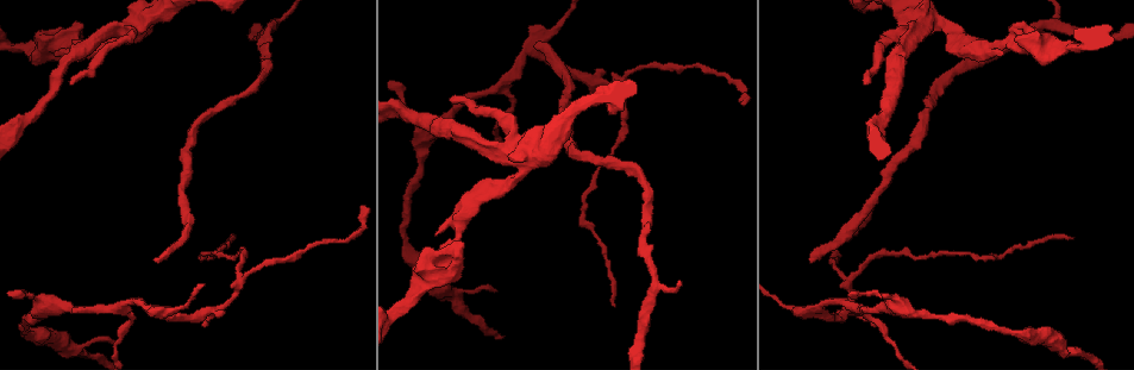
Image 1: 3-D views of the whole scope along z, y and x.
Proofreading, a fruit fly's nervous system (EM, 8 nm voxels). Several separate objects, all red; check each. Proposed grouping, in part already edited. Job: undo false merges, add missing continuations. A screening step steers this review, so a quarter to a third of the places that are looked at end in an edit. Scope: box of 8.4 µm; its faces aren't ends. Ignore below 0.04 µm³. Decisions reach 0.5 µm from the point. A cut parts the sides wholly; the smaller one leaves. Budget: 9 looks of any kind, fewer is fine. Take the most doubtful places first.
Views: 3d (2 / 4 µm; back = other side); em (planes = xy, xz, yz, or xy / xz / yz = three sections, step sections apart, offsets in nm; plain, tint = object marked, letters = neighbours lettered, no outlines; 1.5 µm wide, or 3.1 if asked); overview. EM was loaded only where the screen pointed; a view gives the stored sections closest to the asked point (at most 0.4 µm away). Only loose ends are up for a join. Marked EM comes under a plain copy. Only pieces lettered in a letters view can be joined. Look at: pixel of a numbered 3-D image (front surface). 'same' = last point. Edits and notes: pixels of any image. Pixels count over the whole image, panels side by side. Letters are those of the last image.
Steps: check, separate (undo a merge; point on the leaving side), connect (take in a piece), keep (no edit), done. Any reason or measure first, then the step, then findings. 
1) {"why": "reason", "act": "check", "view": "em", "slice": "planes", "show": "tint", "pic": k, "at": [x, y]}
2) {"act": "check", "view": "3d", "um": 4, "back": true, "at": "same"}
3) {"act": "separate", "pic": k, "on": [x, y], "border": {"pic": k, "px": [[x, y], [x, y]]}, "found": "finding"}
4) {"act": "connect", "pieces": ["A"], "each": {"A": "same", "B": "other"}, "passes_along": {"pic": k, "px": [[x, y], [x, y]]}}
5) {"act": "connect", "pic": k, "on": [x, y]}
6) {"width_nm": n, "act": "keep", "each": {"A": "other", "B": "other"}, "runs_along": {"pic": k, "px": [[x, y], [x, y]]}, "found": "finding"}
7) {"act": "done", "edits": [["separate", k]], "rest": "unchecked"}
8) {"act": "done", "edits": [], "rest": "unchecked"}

{"why": "free end", "act": "check", "view": "3d", "um": 4, "pic": 1, "at": [158, 260]}

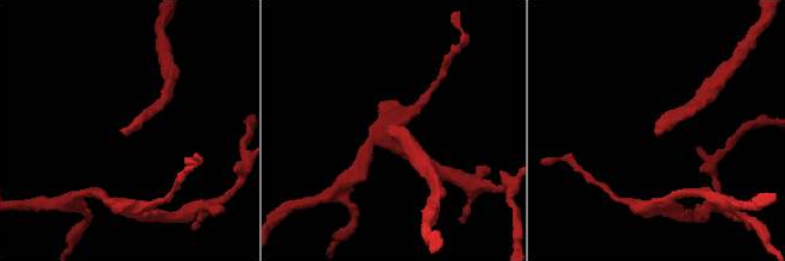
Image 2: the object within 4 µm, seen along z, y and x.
{"why": "shape alone is not enough", "act": "check", "view": "em", "slice": "planes", "show": "letters", "pic": 2, "at": [655, 134]}

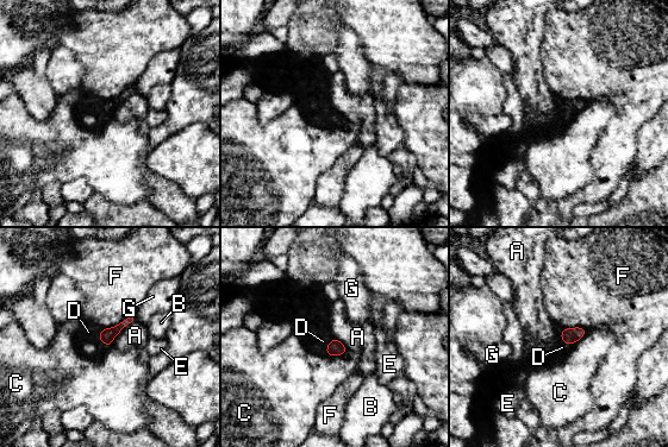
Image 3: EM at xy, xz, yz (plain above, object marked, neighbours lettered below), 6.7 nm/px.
{"longest_contact_nm": ["A", 260], "act": "connect", "pieces": ["D"], "each": {"A": "other", "B": "other", "C": "other", "D": "same", "E": "other", "F": "other", "G": "other"}, "passes_along": {"pic": 3, "px": [[568, 335], [561, 339], [562, 347]]}, "found": "it goes on there"}

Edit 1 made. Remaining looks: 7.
{"why": "redraw", "act": "check", "view": "overview"}

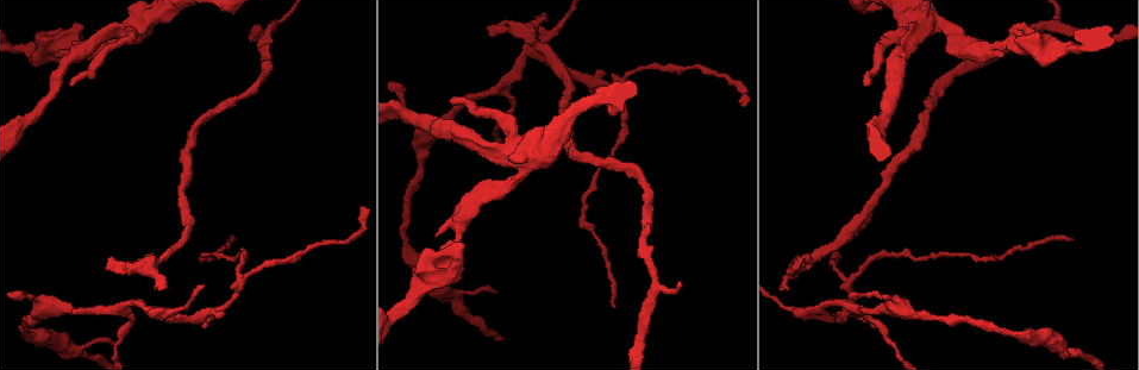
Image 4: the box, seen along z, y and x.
{"why": "long arm stops here", "act": "check", "view": "3d", "um": 4, "back": true, "pic": 4, "at": [864, 82]}

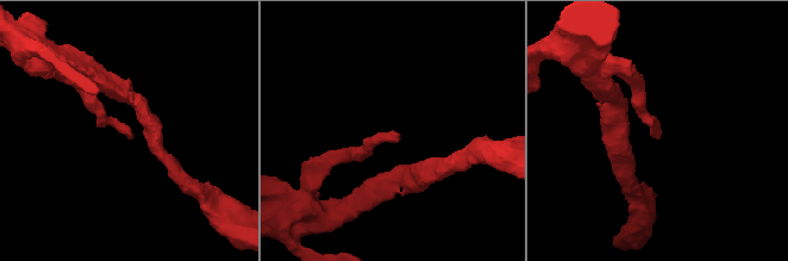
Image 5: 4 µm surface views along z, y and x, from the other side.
{"why": "need the tissue", "act": "check", "view": "em", "slice": "xz", "step": 8, "show": "tint", "pic": 5, "at": [131, 135]}

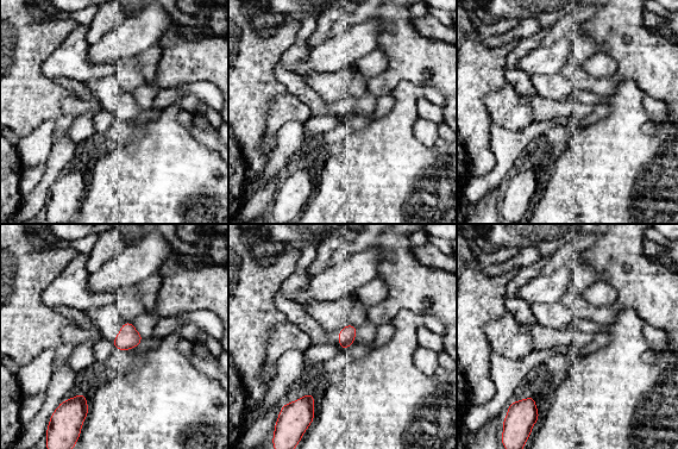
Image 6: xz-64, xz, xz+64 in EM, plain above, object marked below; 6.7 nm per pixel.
{"why": "what lies round it", "act": "check", "view": "em", "slice": "xz", "step": 8, "show": "letters", "at": "same"}

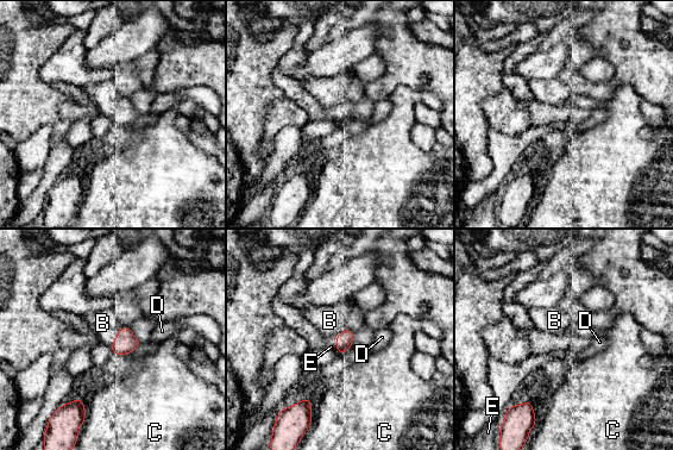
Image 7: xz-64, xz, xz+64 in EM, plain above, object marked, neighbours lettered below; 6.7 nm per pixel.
{"act": "connect", "pieces": ["B"], "each": {"B": "same", "C": "other", "D": "other", "E": "other"}, "found": "the neuron continues"}

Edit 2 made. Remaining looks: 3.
{"why": "see it whole again", "act": "check", "view": "overview"}

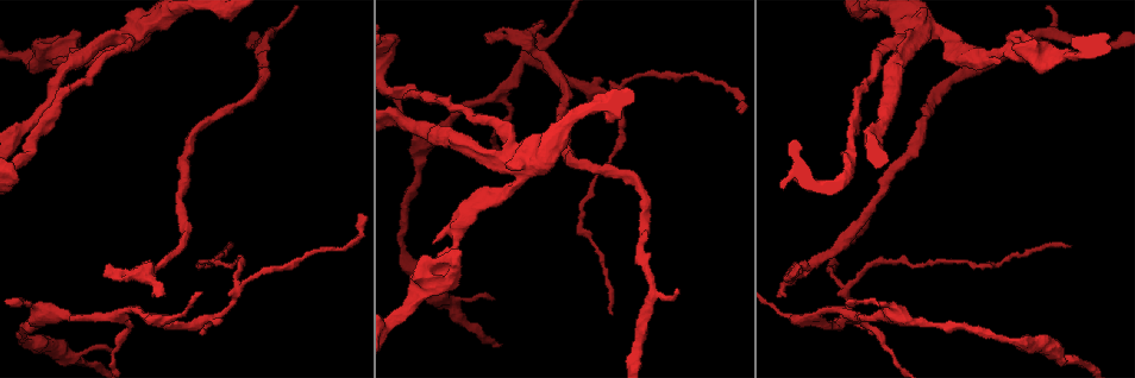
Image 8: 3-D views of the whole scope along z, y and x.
{"why": "branch stops here", "act": "check", "view": "em", "slice": "planes", "show": "tint", "pic": 8, "at": [872, 333]}

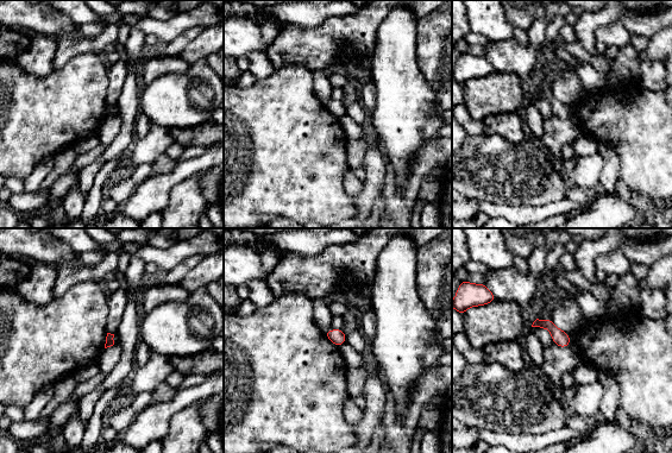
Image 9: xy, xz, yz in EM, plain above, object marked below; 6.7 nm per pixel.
{"why": "what lies round it", "act": "check", "view": "em", "slice": "planes", "show": "letters", "at": "same"}

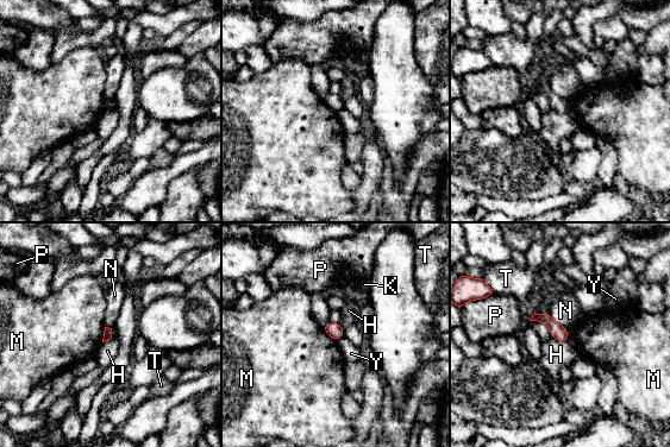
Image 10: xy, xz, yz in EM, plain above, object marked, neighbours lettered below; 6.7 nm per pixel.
{"longest_contact_nm": ["N", 170], "act": "keep", "each": {"H": "other", "K": "other", "M": "other", "N": "other", "P": "other", "T": "other", "Y": "other"}, "found": "no lettered piece goes on from it"}

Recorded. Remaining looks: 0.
{"act": "done", "edits": [["connect", 3], ["connect", 7]], "rest": "unchecked"}

